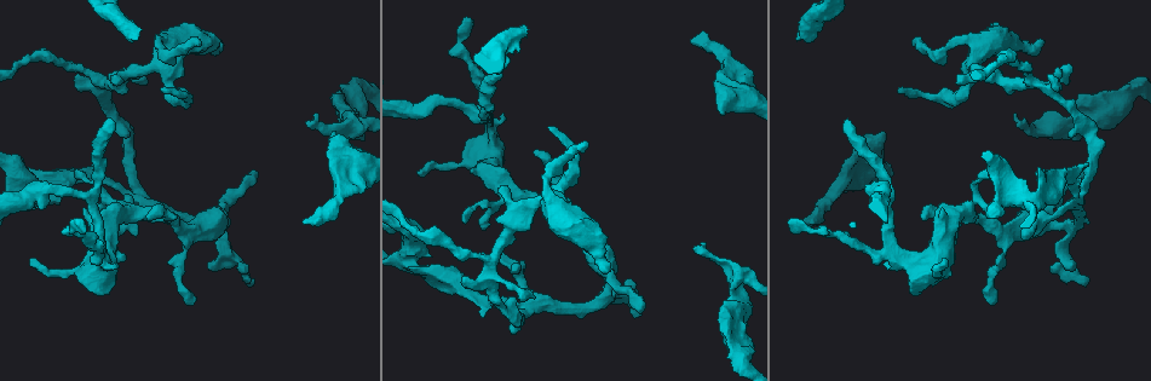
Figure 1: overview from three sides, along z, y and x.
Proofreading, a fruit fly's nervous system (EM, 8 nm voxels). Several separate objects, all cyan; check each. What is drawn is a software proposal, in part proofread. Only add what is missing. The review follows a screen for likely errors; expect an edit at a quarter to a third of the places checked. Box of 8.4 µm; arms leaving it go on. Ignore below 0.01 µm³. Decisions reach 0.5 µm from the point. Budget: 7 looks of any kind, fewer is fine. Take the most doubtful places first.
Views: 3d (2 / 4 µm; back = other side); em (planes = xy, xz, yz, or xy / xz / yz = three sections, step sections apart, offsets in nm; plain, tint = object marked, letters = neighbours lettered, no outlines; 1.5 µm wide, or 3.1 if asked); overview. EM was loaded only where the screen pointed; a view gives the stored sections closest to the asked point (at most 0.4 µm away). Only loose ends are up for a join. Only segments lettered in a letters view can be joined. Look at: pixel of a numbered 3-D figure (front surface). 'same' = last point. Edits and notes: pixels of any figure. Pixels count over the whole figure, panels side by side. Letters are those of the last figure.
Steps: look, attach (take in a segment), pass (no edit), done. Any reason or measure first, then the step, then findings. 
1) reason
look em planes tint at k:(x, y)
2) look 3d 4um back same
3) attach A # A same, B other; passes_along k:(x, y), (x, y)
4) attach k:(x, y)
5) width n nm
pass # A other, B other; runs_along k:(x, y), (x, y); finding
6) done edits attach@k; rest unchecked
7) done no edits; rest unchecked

an open end
look 3d 4um at 1:(333, 131)

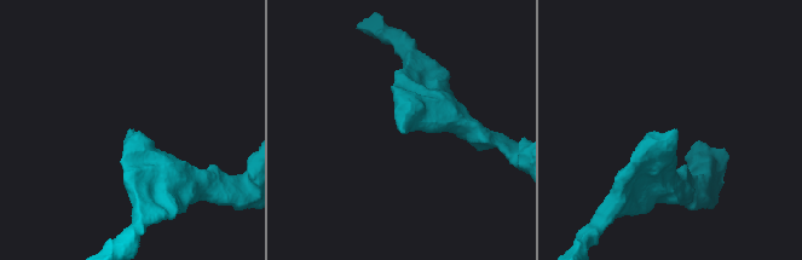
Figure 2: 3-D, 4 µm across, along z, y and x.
shape alone is not enough
look em planes letters at 2:(673, 129)

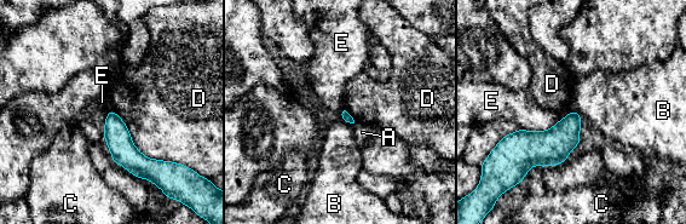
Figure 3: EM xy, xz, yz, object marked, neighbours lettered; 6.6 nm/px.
pass # A other, B other, C other, D other, E other; border 3:(572, 109), (546, 130), (520, 128); none of them fits

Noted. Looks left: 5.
an open end
look 3d 4um at 1:(498, 75)

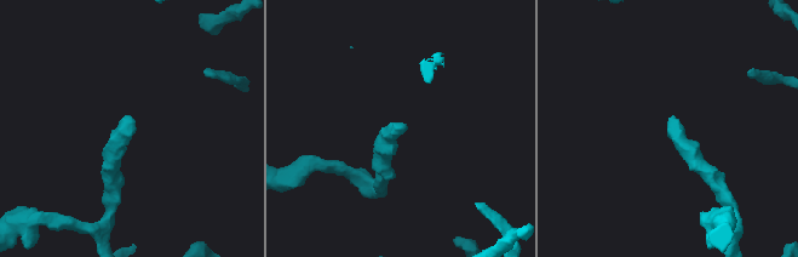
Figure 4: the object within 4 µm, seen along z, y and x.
now the EM
look em planes plain at 4:(671, 116)

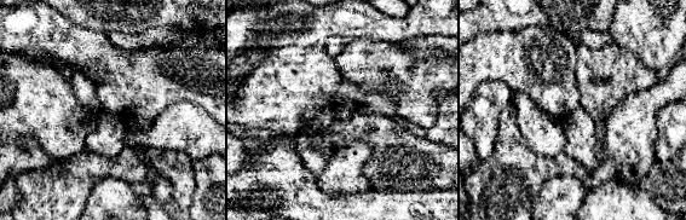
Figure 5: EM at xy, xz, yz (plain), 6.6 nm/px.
look em planes letters same

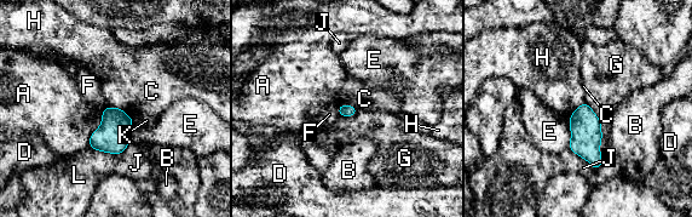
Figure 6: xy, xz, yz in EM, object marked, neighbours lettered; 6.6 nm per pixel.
pass # A other, B other, C other, D other, E other, F other, G other, H other, J other, K other, L other; border 6:(584, 102), (567, 118); none of them fits

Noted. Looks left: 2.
look em planes letters at 1:(746, 298)

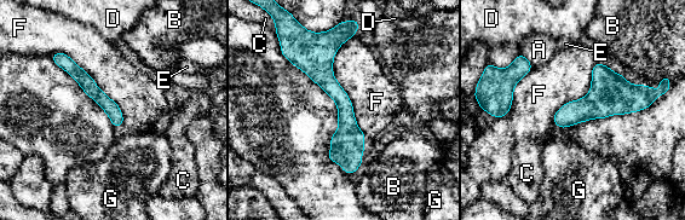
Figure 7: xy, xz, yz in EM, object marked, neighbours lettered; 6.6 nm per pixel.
pass # A other, B other, C other, D other, E other, F other, G other; border 7:(356, 32), (333, 76), (364, 135); no lettered segment goes on from it

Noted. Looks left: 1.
done no edits; rest unchecked

